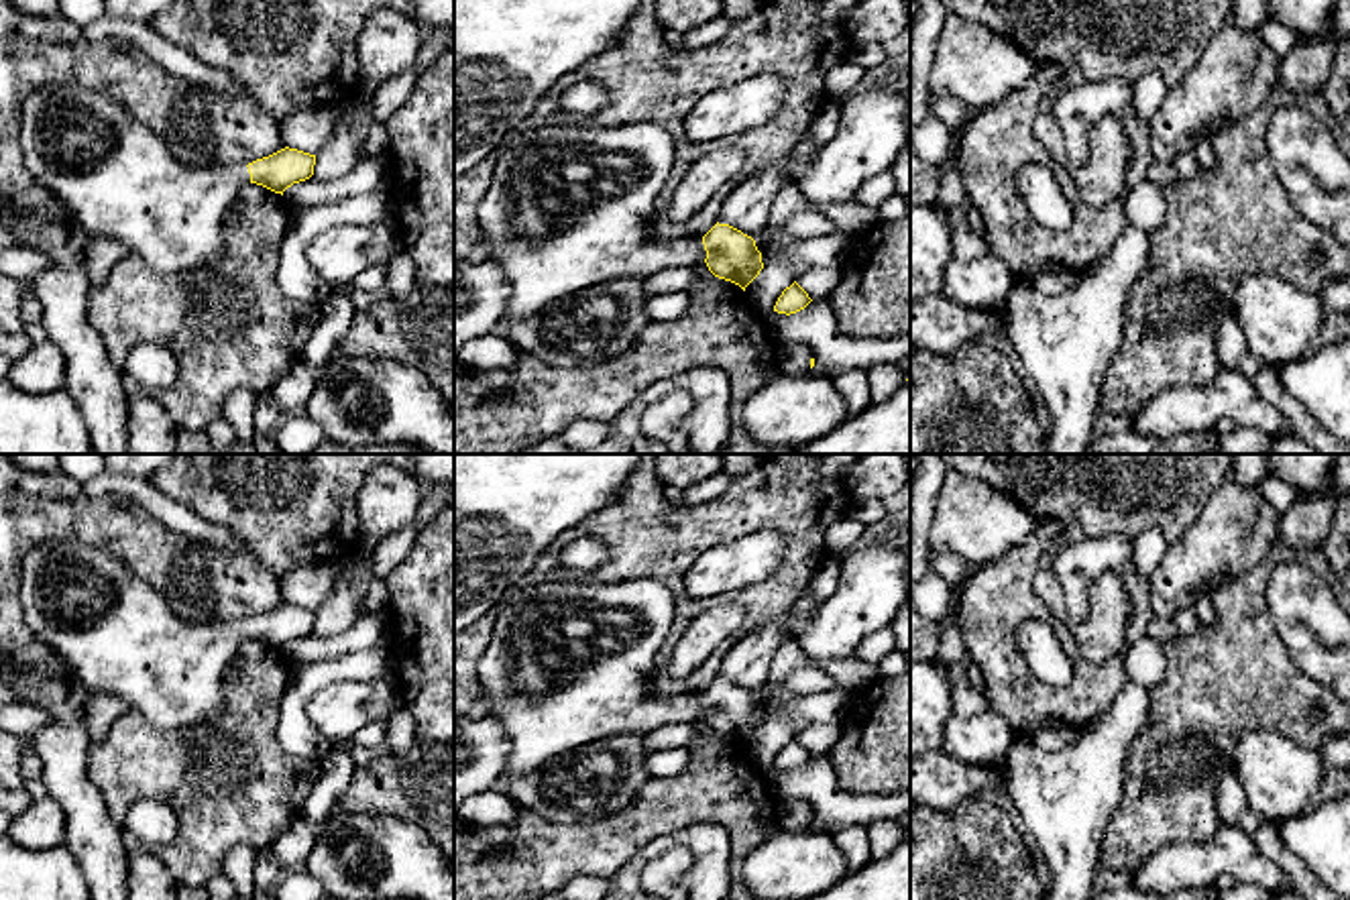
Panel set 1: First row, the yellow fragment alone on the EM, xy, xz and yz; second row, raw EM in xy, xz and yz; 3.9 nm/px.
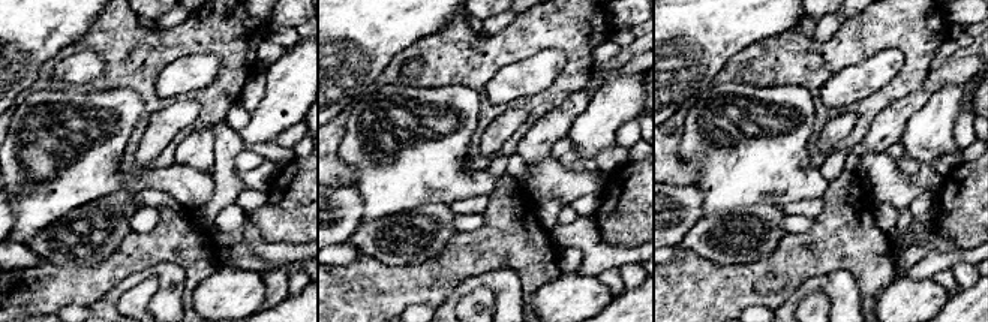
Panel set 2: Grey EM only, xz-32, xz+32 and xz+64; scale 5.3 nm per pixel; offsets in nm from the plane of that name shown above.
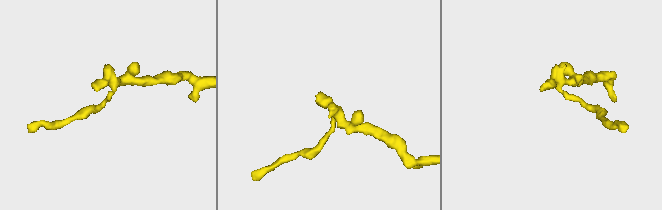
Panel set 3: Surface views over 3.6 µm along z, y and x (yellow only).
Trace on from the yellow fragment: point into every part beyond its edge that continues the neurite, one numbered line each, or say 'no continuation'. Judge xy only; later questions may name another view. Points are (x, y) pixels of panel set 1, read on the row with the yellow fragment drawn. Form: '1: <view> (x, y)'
1: xy (121, 180)

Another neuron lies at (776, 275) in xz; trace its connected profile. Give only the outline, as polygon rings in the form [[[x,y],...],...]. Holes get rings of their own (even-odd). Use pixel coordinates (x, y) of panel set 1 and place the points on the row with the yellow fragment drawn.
[[[784,246],[774,248],[774,257],[760,271],[760,275],[745,287],[745,293],[751,305],[768,316],[774,312],[774,305],[782,291],[796,281],[790,257]]]

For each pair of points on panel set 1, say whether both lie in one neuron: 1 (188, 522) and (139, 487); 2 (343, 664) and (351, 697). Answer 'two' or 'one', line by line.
1: one
2: two

